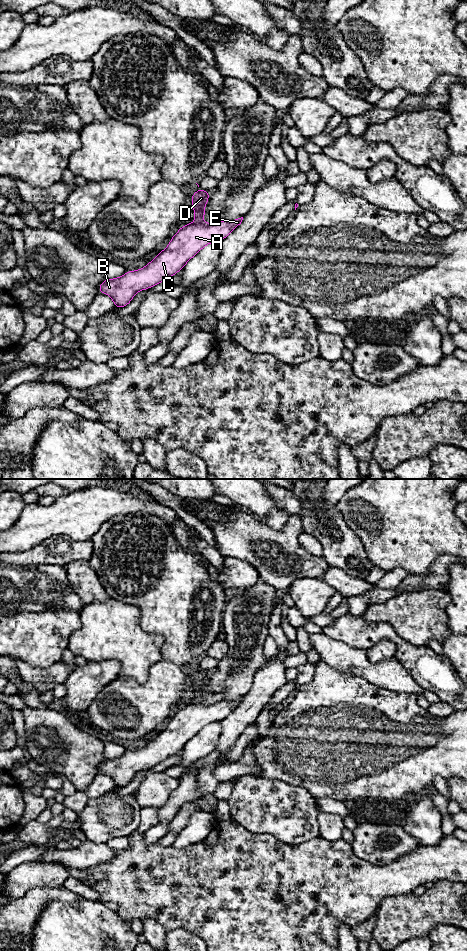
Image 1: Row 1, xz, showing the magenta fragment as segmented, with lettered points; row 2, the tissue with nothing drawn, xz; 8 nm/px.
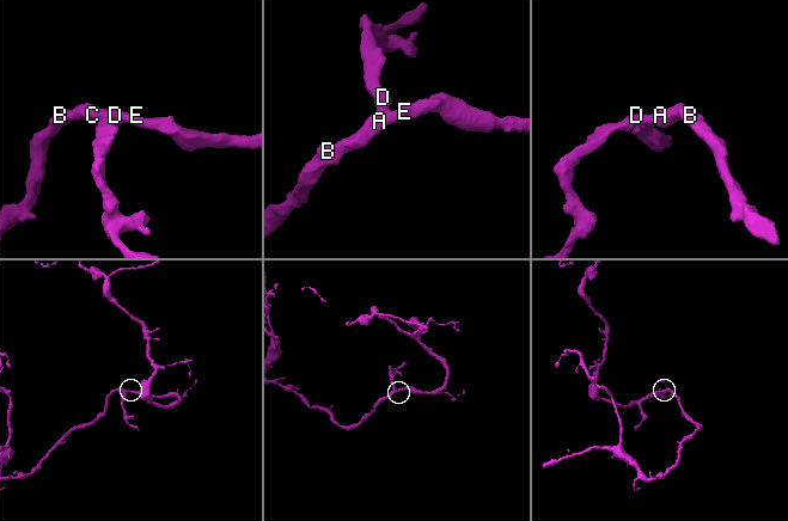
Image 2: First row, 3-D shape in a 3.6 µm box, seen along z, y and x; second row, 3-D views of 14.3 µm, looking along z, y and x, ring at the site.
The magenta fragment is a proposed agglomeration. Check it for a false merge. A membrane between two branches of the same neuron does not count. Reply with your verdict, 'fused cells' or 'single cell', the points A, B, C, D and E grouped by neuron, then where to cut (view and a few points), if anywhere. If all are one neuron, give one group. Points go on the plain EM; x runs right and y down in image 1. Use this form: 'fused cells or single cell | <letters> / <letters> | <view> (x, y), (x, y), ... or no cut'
single cell | A B C D E | no cut

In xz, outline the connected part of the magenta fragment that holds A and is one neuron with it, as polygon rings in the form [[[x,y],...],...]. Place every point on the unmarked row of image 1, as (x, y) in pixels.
[[[199,667],[199,670],[190,676],[196,698],[194,703],[179,708],[168,726],[144,748],[126,751],[121,757],[105,759],[101,763],[98,773],[109,775],[115,788],[127,786],[137,772],[149,769],[172,757],[202,728],[209,723],[225,719],[241,704],[243,697],[233,701],[204,703],[202,698],[207,694],[204,688],[210,673]]]

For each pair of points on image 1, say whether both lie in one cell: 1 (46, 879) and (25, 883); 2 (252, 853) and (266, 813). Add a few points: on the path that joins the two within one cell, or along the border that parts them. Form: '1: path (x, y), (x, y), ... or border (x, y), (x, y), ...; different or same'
1: path (41, 879), (30, 879); same
2: border (237, 823), (252, 833), (271, 834), (280, 842); different

